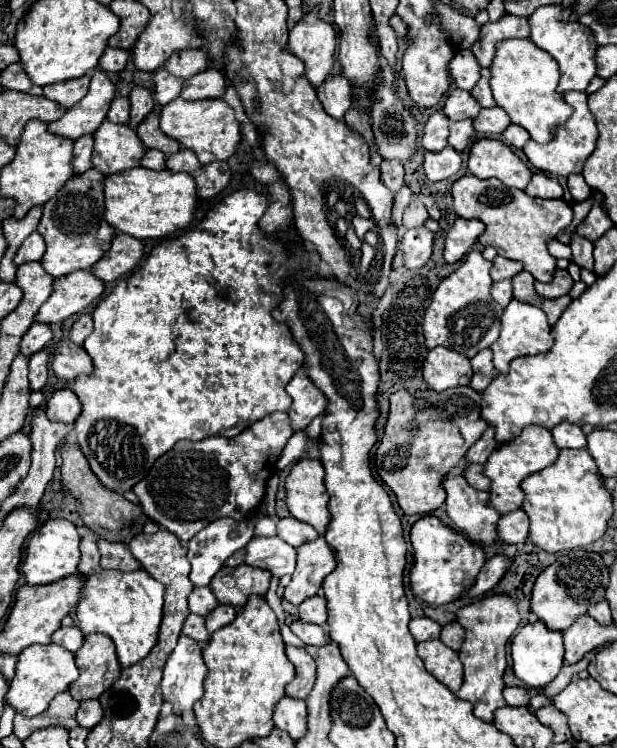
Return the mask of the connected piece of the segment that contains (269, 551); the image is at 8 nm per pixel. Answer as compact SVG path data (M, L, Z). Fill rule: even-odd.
M253 536L245 550L245 564L269 570L273 576L281 578L285 574L293 574L295 570L295 548L277 536Z

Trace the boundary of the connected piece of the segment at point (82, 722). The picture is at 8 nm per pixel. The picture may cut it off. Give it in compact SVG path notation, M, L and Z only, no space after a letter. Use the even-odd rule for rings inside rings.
M85 700L77 710L77 724L83 728L93 728L103 718L103 708L99 700Z

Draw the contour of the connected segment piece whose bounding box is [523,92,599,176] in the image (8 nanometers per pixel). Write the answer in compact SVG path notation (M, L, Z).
M567 92L567 94L563 94L563 98L573 108L573 114L569 116L569 120L553 130L553 140L549 144L537 144L537 142L529 140L523 148L525 156L529 158L529 162L535 168L539 168L547 174L553 174L553 176L569 176L573 172L581 172L585 160L595 150L595 142L599 136L595 118L593 118L591 110L587 108L587 94L585 92Z

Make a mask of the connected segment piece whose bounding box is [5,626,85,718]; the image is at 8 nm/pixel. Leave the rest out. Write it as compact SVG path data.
M61 626L51 636L51 642L55 642L55 644L33 644L33 646L25 648L19 654L15 678L13 678L13 684L9 684L9 692L5 694L5 702L15 712L19 712L23 716L29 716L29 718L45 712L49 702L59 692L65 692L73 680L77 680L79 670L75 666L75 656L71 652L77 652L83 646L83 640L85 640L85 636L77 626L71 626L71 628Z

